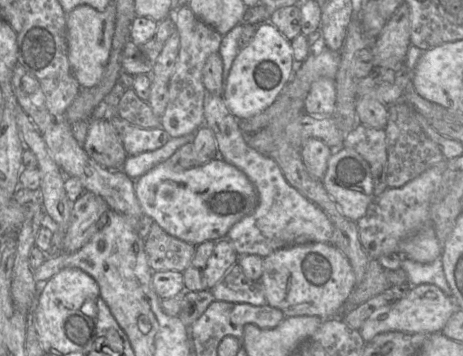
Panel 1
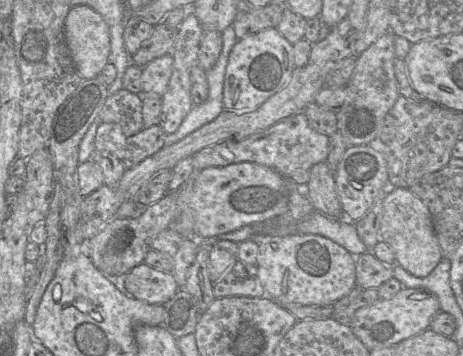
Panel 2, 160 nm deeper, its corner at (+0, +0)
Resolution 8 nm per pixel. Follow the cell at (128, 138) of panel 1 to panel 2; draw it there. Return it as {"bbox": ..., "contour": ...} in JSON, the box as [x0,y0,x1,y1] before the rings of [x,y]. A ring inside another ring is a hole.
{"bbox":[95,122,167,169],"contour":[[[104,122],[96,131],[95,150],[111,153],[129,169],[163,148],[167,136],[159,124],[127,136],[118,124]]]}

